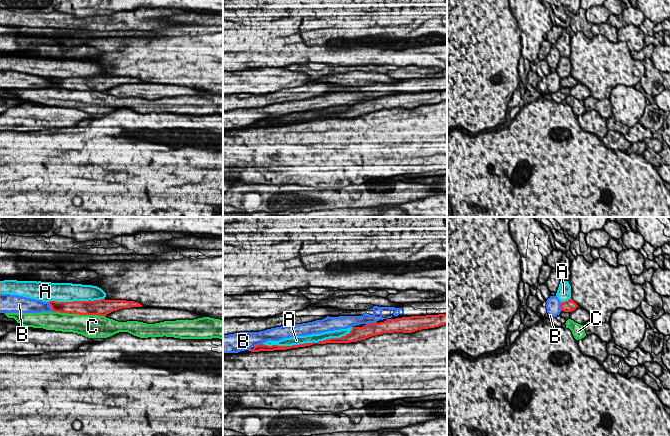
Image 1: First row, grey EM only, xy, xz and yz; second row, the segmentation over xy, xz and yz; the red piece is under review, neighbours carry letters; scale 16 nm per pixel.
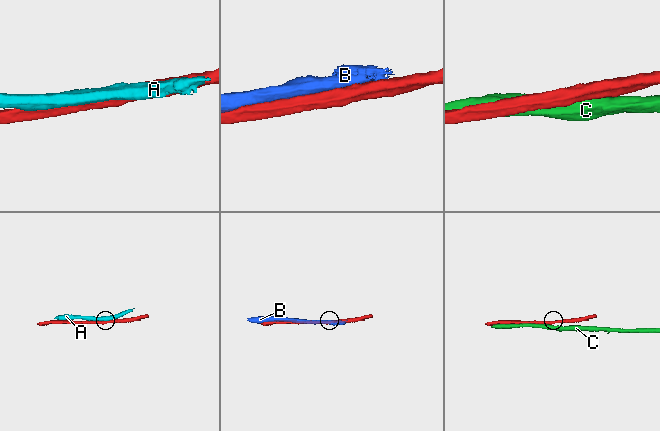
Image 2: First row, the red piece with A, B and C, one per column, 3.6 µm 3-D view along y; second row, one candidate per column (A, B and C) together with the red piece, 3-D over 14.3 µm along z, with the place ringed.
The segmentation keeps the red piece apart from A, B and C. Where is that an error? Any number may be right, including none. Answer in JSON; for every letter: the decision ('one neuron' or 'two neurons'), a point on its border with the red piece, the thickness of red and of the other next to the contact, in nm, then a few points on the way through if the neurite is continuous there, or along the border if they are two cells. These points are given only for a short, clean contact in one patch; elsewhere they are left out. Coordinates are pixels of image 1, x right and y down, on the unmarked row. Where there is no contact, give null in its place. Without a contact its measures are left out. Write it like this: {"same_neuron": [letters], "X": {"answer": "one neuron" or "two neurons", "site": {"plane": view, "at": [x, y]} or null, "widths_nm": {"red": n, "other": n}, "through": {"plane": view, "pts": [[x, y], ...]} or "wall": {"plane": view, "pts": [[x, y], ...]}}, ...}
{"same_neuron": [], "A": {"answer": "two neurons", "site": {"plane": "xy", "at": [75, 77]}, "widths_nm": {"red": 220, "other": 320}}, "B": {"answer": "two neurons", "site": {"plane": "xy", "at": [51, 83]}, "widths_nm": {"red": 190, "other": 220}}, "C": {"answer": "two neurons", "site": {"plane": "xy", "at": [79, 90]}, "widths_nm": {"red": 220, "other": 360}}}

